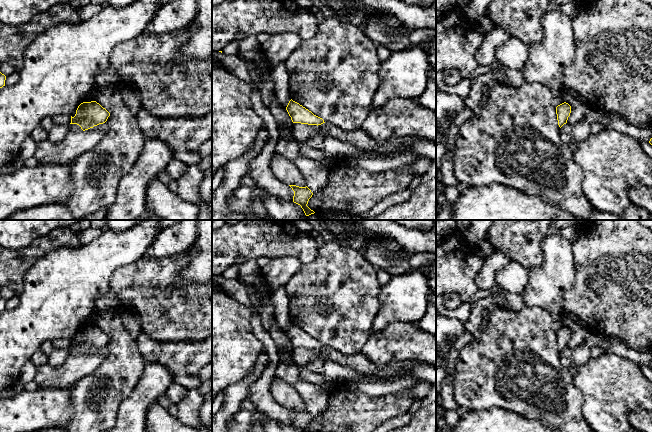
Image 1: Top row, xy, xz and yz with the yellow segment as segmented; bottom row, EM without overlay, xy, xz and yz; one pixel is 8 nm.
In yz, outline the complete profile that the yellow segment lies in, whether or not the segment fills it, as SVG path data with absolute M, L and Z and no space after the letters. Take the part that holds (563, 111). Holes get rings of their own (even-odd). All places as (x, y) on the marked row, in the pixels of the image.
M564 102L556 107L557 120L558 120L558 125L560 128L564 124L567 123L570 113L571 113L571 106L566 102Z

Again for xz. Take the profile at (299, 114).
M292 99L289 101L286 110L293 123L317 126L325 123L322 118L314 115L311 111L309 111L299 103L293 101Z

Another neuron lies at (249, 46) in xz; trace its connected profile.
M255 35L247 36L240 41L237 55L243 61L253 60L260 50L260 45Z

